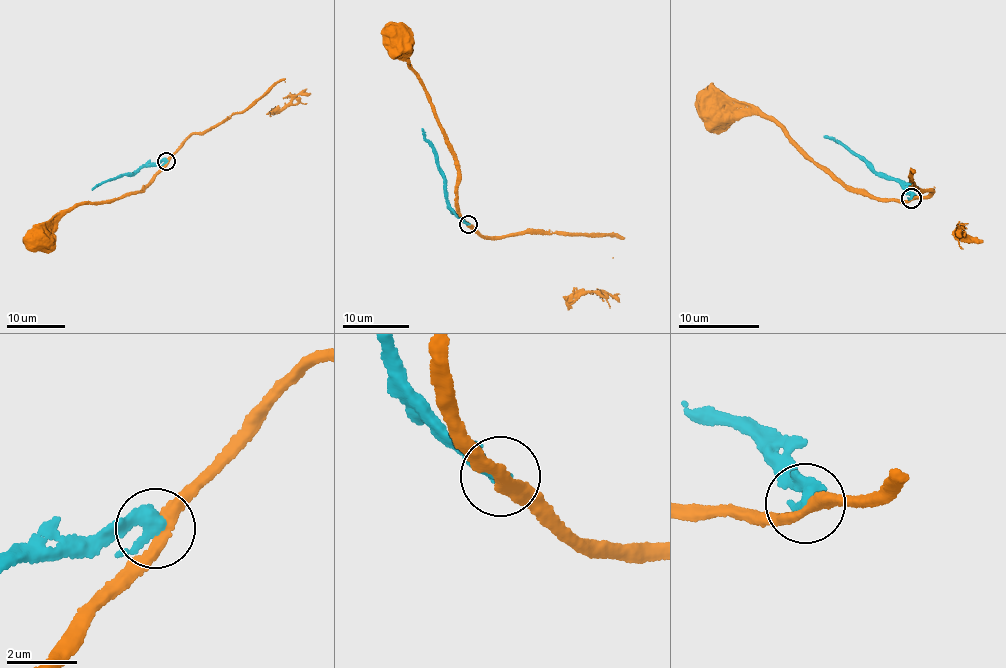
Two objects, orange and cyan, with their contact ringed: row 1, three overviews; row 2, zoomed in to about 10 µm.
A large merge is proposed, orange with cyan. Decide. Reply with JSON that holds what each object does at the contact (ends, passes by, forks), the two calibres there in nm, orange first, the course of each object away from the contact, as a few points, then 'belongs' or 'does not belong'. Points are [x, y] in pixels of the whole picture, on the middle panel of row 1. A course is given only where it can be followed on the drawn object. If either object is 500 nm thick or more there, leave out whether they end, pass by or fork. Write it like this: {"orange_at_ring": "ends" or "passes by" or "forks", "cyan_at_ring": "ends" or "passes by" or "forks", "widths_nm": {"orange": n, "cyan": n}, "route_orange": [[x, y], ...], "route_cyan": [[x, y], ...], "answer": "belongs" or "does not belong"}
{"orange_at_ring": "passes by", "cyan_at_ring": "passes by", "widths_nm": {"orange": 360, "cyan": 300}, "route_orange": [[467, 224], [457, 208], [458, 174], [454, 151], [420, 77], [409, 67], [407, 43], [399, 38]], "route_cyan": [[467, 223], [448, 203], [439, 161], [422, 129]], "answer": "does not belong"}

